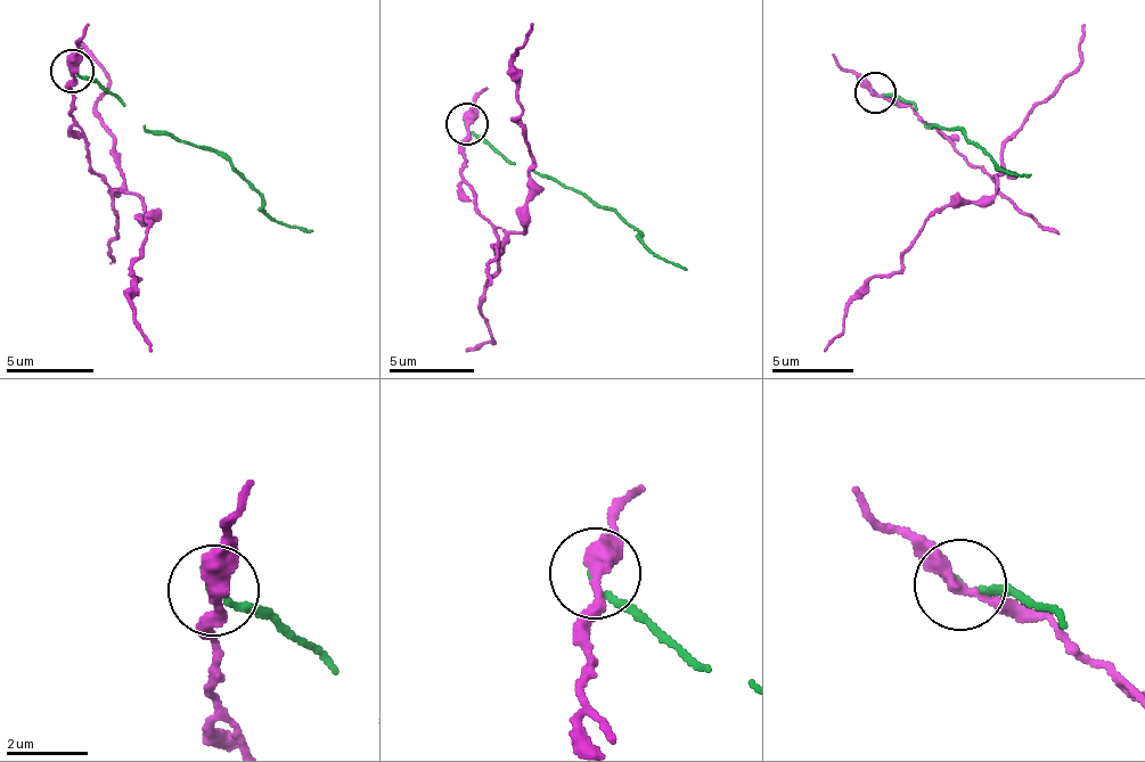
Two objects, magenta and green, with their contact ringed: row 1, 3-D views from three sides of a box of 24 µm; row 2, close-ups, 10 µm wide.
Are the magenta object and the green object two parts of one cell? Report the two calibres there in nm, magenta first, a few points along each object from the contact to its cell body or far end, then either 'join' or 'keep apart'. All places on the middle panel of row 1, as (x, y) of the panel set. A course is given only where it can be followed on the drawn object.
calibres 360 and 70 nm; course magenta (468, 122), (464, 154), (473, 205), (517, 234), (522, 231), (533, 163), (517, 121), (512, 59), (534, 24); course green (464, 122), (493, 147), (593, 198), (648, 246), (686, 268); keep apart

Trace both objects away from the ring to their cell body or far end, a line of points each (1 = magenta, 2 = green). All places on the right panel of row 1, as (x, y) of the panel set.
1: (874, 93), (907, 101), (997, 179), (997, 190), (935, 212), (904, 263), (875, 275), (851, 304), (825, 352)
2: (874, 95), (897, 92), (927, 124), (953, 126), (1007, 172), (1030, 178)

